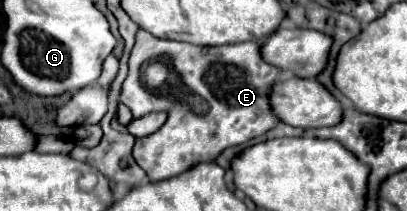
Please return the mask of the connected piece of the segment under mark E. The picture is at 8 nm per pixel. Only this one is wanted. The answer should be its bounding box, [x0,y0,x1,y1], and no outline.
[120,31,278,181]

